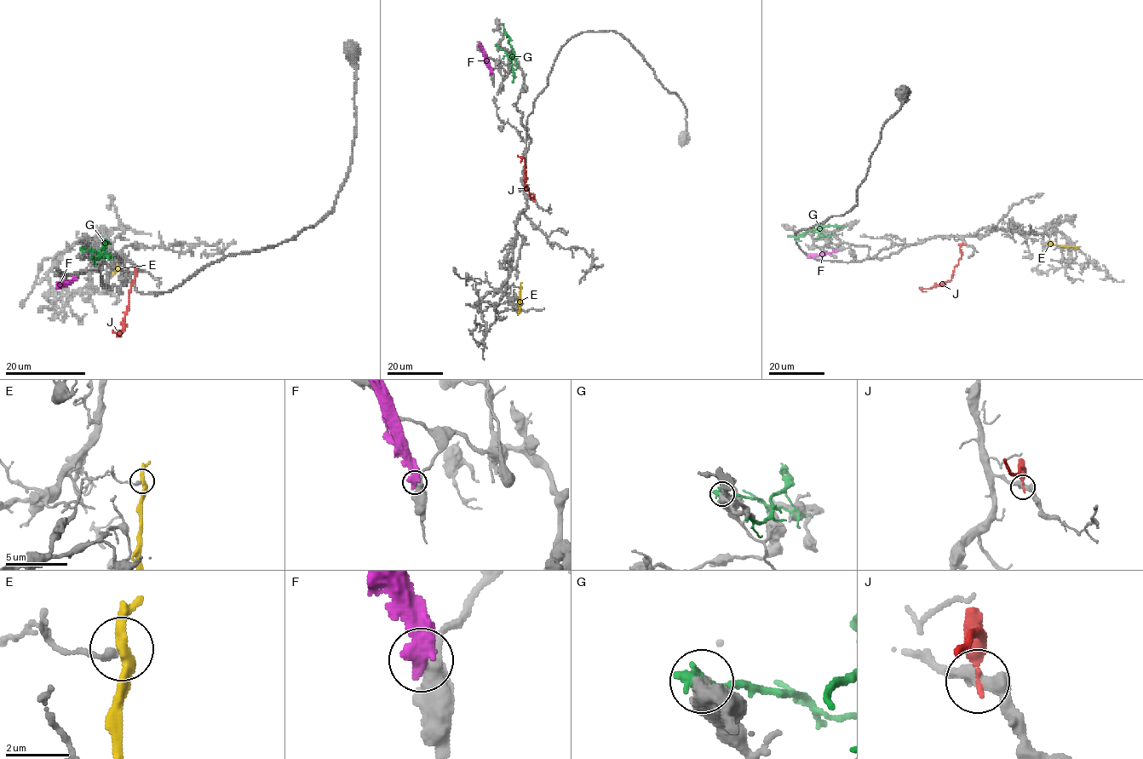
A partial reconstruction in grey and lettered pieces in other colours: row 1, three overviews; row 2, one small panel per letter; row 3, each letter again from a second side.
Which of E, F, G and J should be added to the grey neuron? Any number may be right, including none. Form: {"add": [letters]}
{"add": []}

